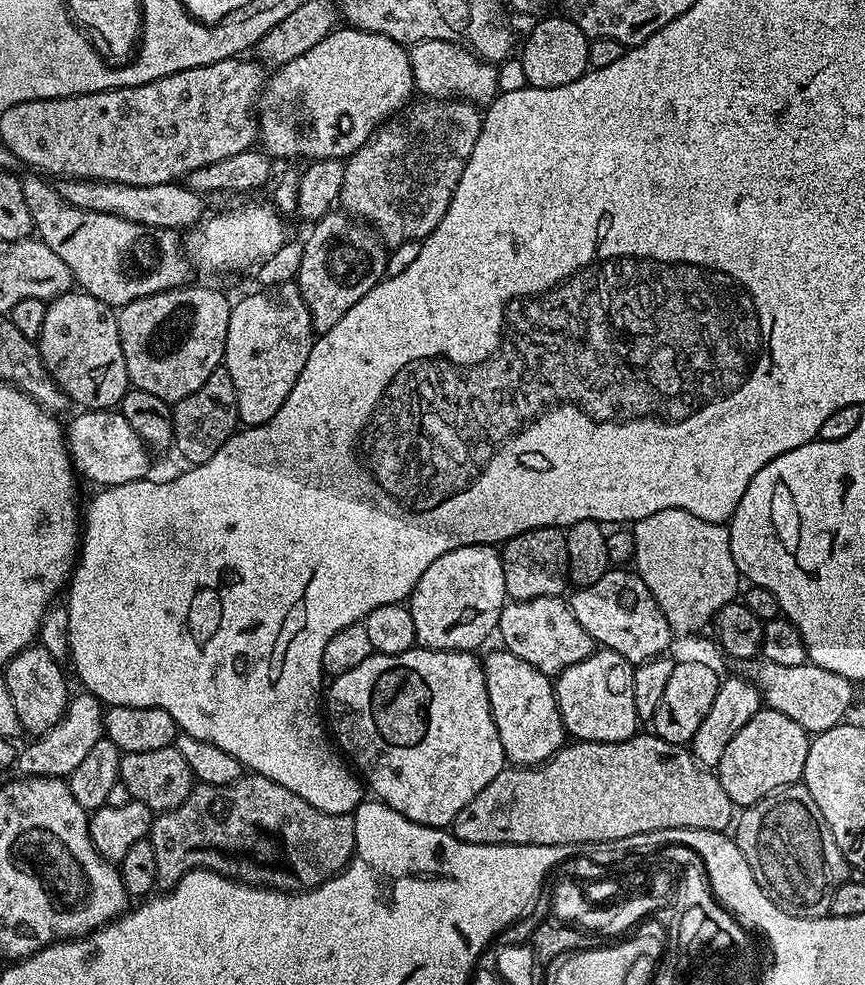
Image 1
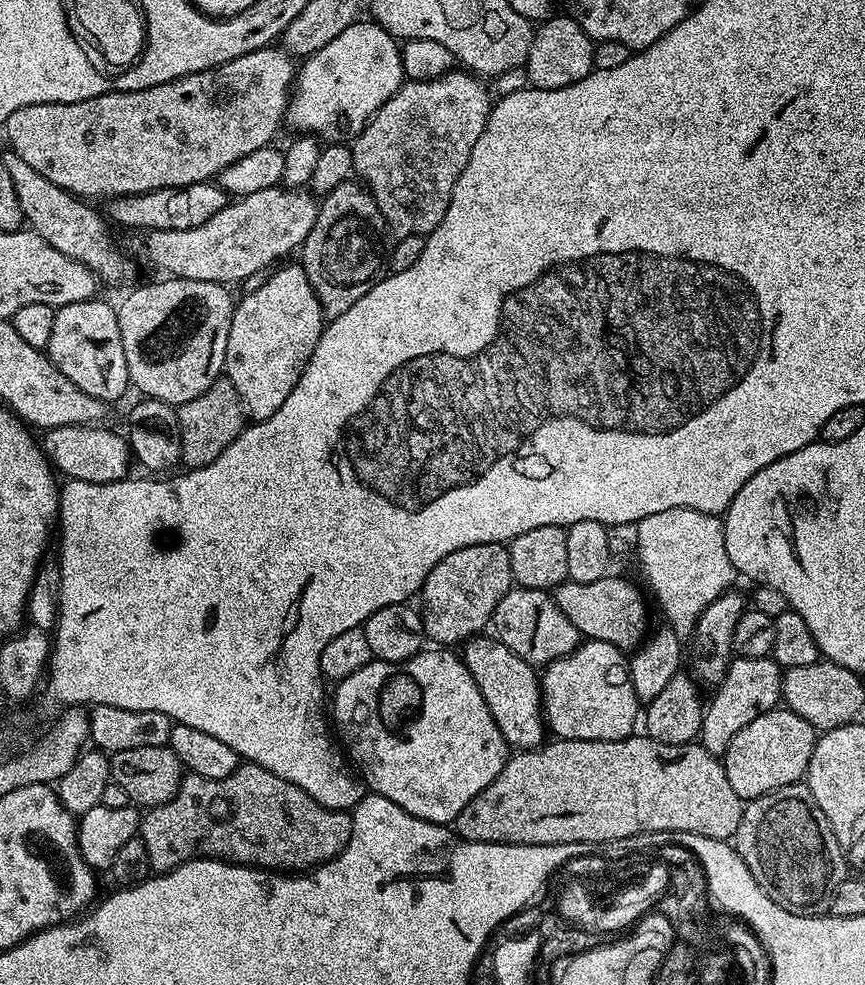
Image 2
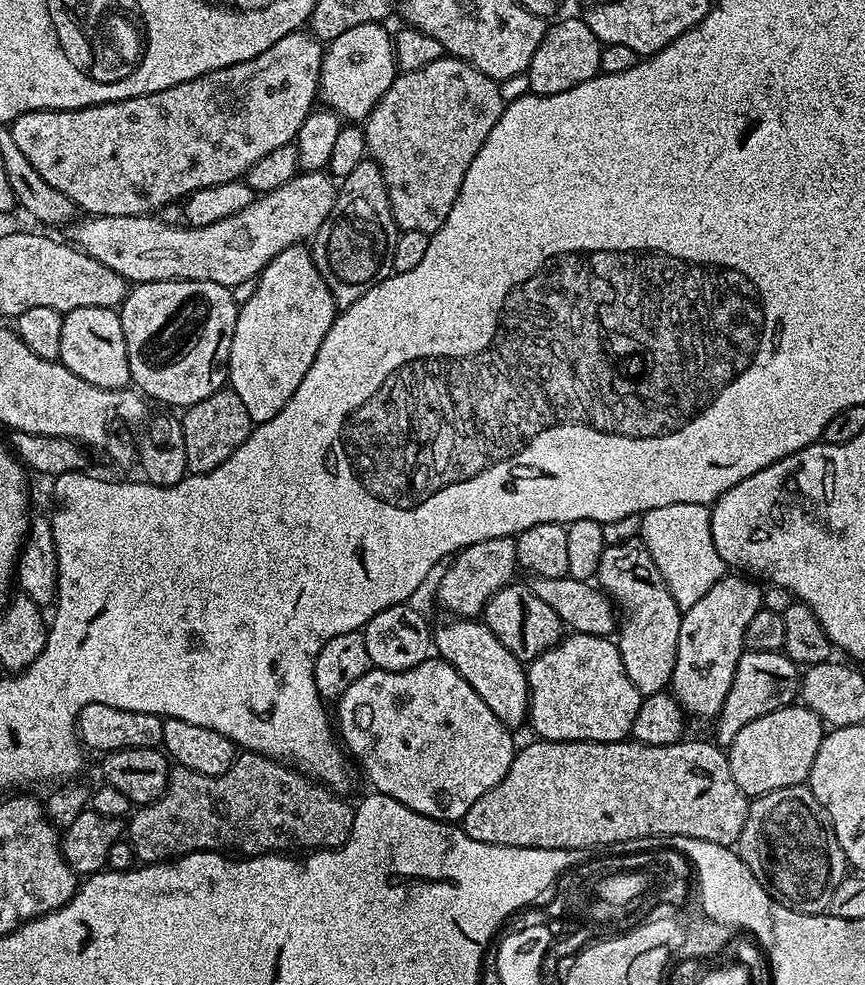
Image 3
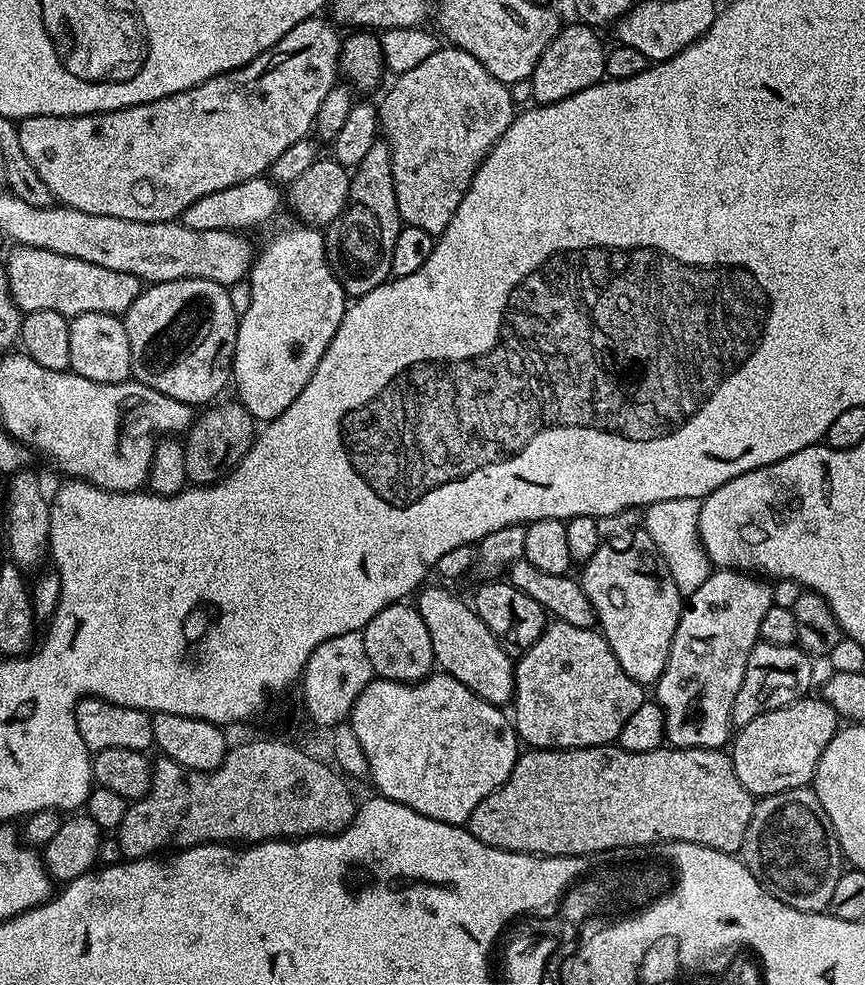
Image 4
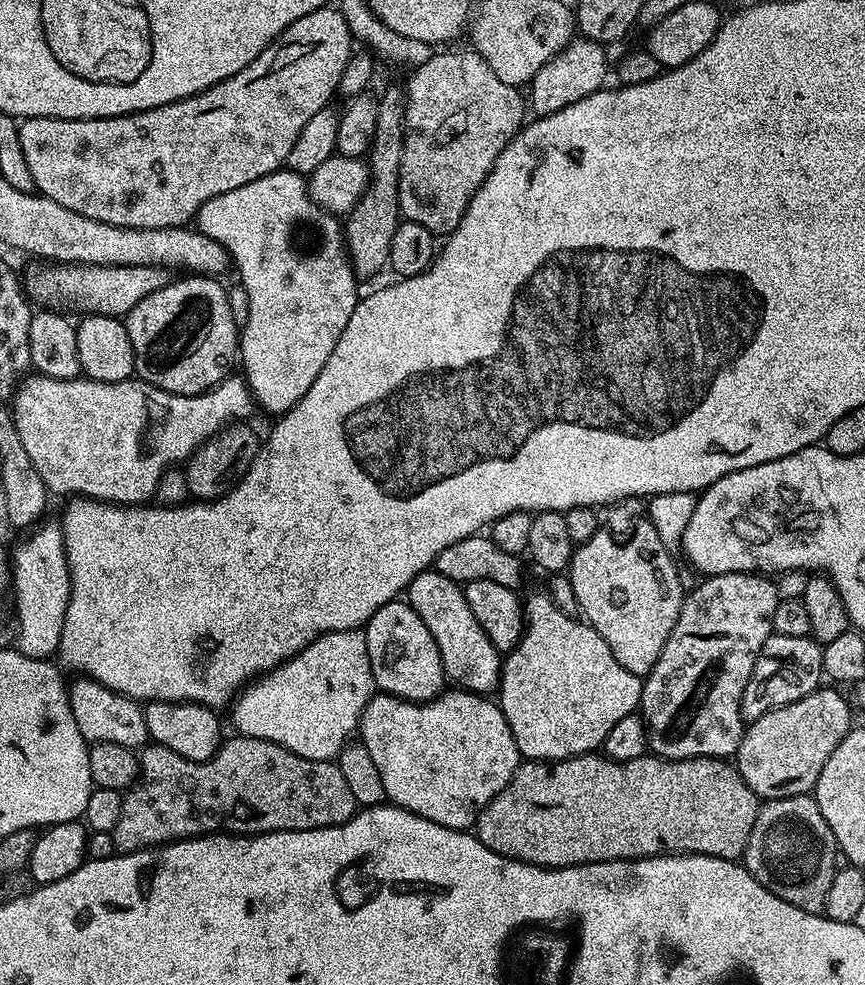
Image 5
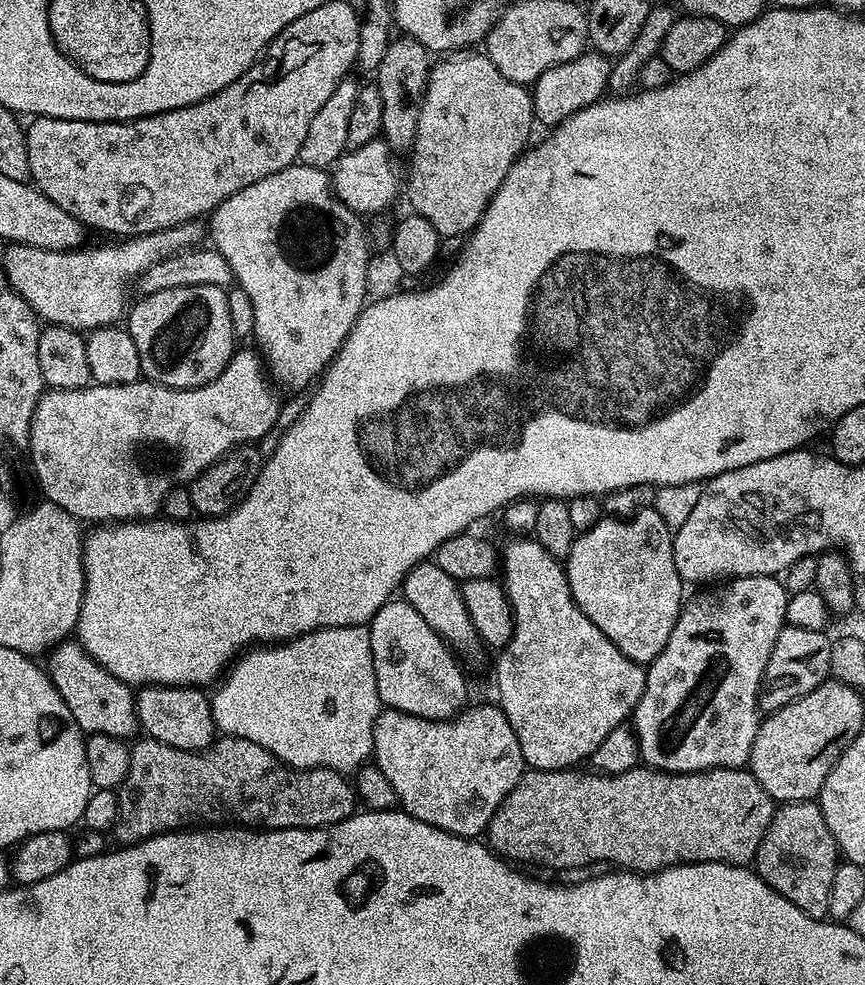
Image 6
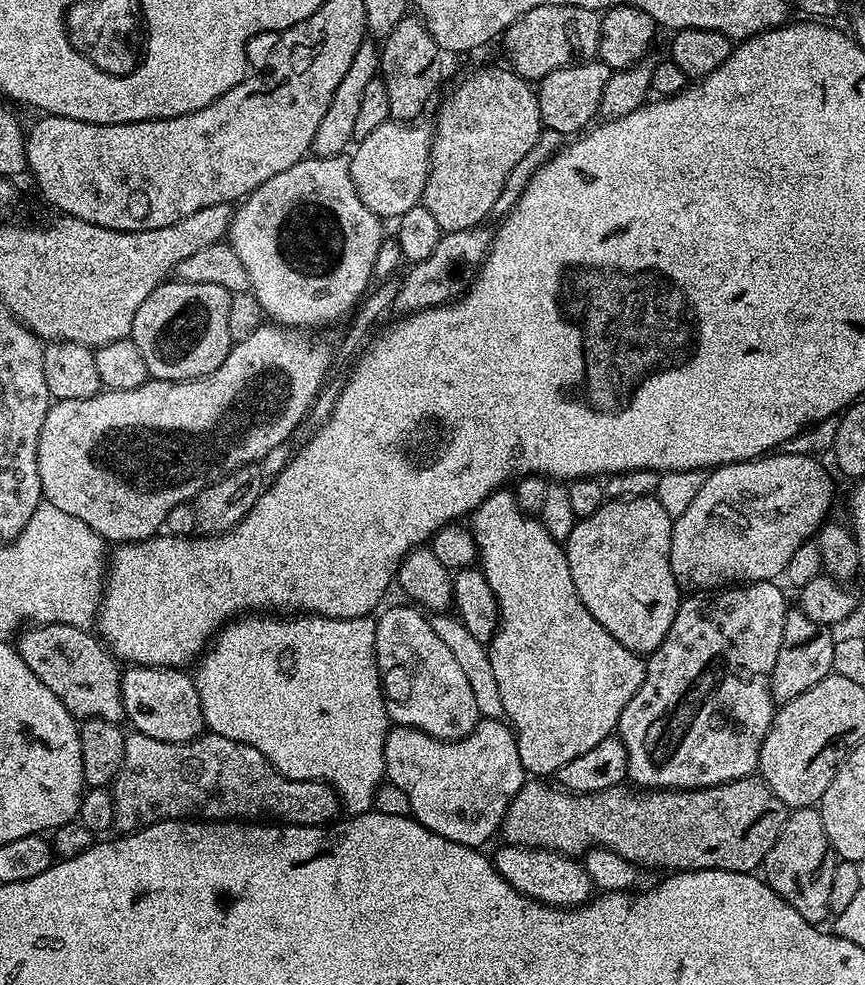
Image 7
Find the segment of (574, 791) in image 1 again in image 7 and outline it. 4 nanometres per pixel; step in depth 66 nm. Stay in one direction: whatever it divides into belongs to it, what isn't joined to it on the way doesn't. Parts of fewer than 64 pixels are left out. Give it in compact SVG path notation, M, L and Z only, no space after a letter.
M755 775L709 788L633 790L621 786L581 796L549 784L543 779L532 778L518 790L504 815L504 844L517 844L519 848L545 848L573 858L583 857L594 848L604 848L641 869L668 868L664 870L669 873L698 870L755 873L763 865L766 854L770 854L770 846L778 842L778 834L782 834L782 826L788 820L790 811L773 794L770 786Z

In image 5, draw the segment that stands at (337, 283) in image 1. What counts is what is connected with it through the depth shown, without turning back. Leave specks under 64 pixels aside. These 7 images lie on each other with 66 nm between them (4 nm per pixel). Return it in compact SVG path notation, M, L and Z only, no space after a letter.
M403 87L388 88L384 93L379 93L378 130L374 130L372 151L366 157L366 163L370 169L370 183L364 192L364 197L356 203L351 212L347 213L346 223L343 225L352 271L360 278L385 271L390 254L390 241L394 239L394 230L402 219L396 184L400 181L402 146L406 131L404 127L405 95Z

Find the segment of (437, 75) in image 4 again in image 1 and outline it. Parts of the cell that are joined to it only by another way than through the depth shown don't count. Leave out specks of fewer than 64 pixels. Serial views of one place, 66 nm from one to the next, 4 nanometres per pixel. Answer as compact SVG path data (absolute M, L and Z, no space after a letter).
M420 98L409 103L403 111L381 124L353 156L344 160L339 207L349 216L372 225L385 245L395 246L411 240L424 241L434 226L442 222L442 214L446 214L454 198L462 170L466 170L470 154L474 154L474 142L478 142L481 119L481 109L466 100Z

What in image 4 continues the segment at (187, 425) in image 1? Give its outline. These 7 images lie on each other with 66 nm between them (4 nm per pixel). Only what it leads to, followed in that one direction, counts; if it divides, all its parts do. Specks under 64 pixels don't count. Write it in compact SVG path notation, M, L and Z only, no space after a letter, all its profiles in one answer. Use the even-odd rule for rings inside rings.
M239 402L232 404L213 403L195 417L186 433L184 465L189 481L193 485L216 484L221 476L232 471L236 463L246 455L258 435L257 421ZM188 439L188 440L187 440Z

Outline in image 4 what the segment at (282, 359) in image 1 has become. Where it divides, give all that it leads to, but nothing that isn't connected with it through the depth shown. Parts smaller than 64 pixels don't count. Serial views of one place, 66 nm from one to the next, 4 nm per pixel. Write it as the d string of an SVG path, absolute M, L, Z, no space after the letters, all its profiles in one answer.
M292 222L289 228L276 232L264 244L264 249L255 253L252 270L248 273L250 306L246 314L238 317L236 325L236 353L232 359L232 380L238 402L257 422L278 418L306 390L306 382L318 370L326 346L338 334L338 326L344 317L346 293L340 280L332 272L326 258L324 232L319 227L303 222Z

